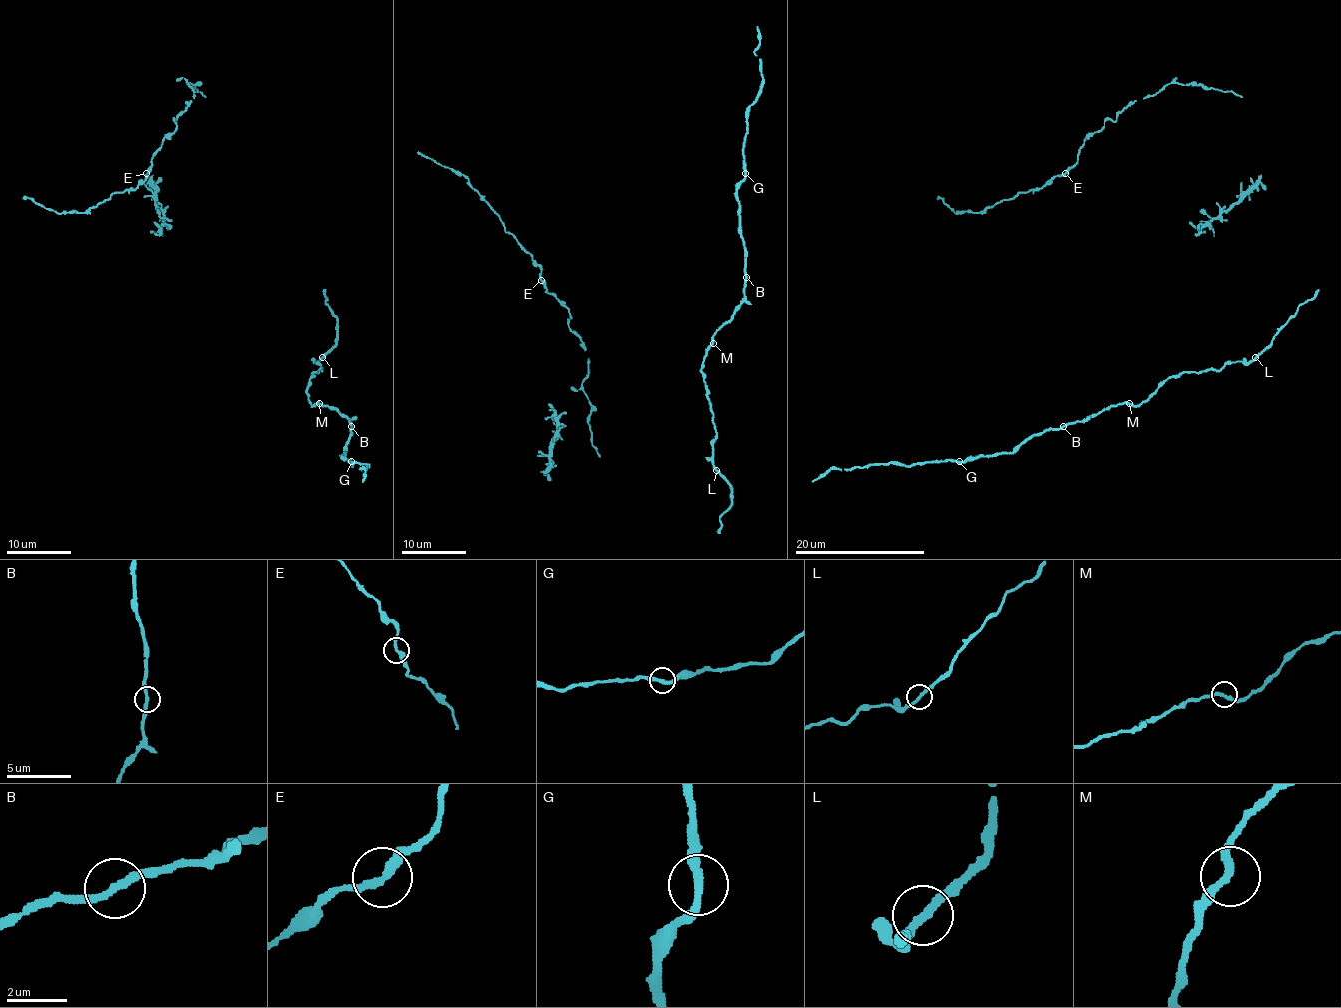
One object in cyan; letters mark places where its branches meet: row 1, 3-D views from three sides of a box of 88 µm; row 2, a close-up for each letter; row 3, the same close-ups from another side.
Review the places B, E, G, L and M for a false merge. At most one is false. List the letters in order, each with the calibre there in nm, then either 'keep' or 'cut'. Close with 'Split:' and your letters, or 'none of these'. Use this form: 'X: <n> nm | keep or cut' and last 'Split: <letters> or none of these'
B: 260 nm | keep
E: 280 nm | keep
G: 280 nm | keep
L: 260 nm | keep
M: 260 nm | keep
Split: none of these

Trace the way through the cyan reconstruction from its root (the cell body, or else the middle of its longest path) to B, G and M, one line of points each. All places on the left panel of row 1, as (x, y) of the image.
B: (319, 370), (314, 372), (309, 381), (309, 401), (314, 406), (317, 403), (332, 406), (351, 427)
G: (319, 370), (310, 377), (307, 398), (314, 406), (332, 406), (349, 422), (351, 433), (343, 458), (351, 461)
M: (319, 370), (310, 377), (307, 390), (309, 401), (314, 406), (319, 403)

